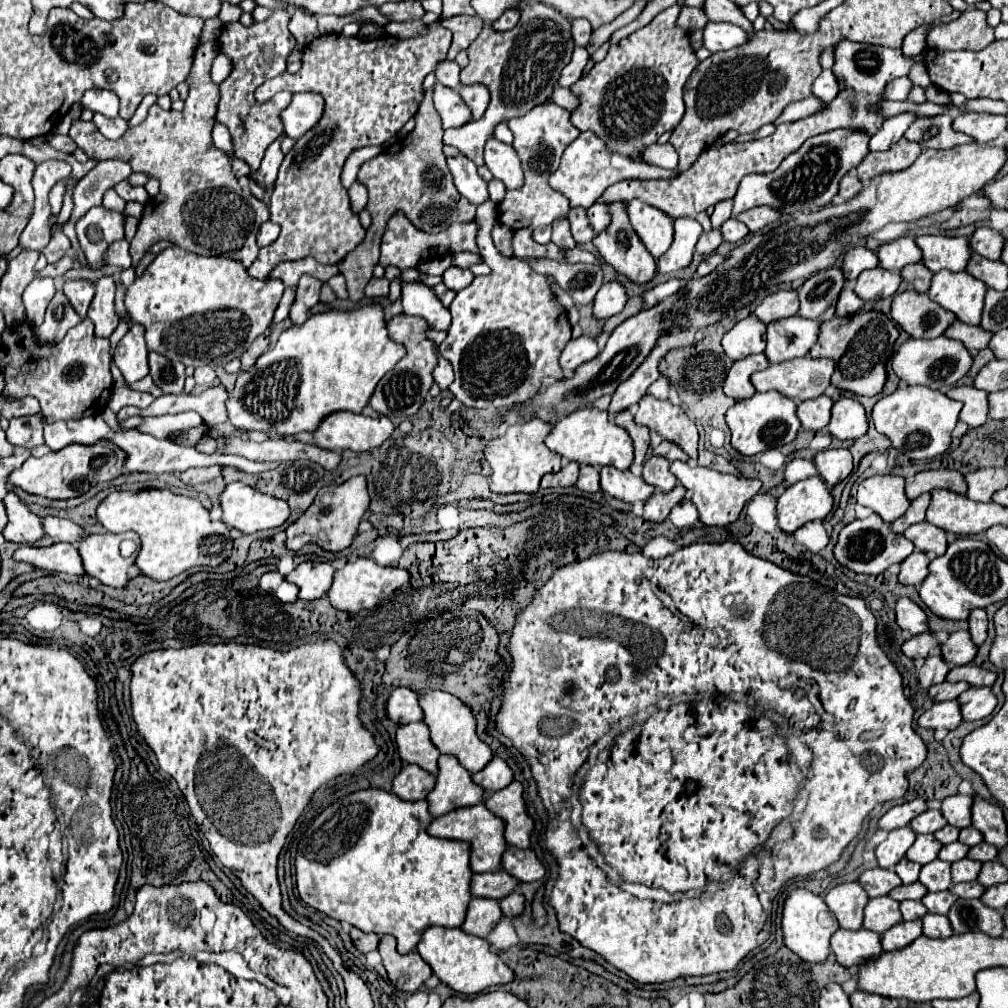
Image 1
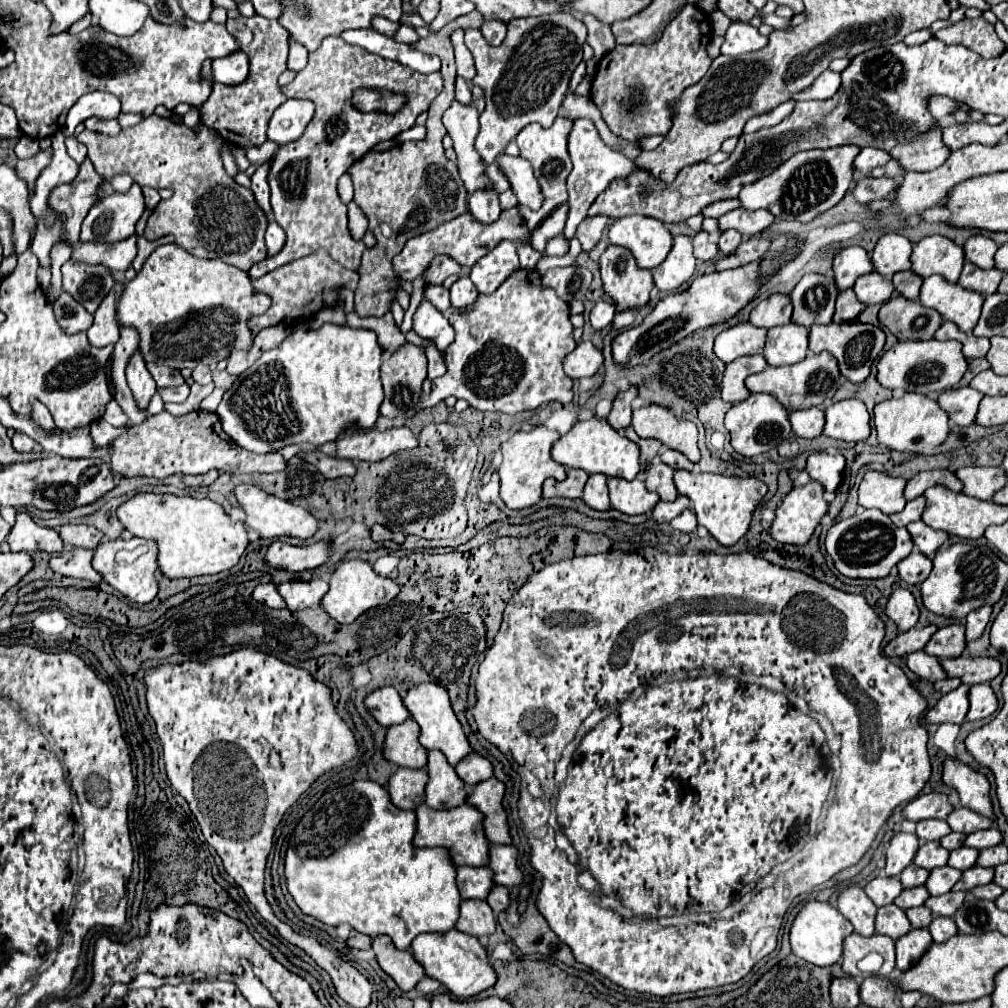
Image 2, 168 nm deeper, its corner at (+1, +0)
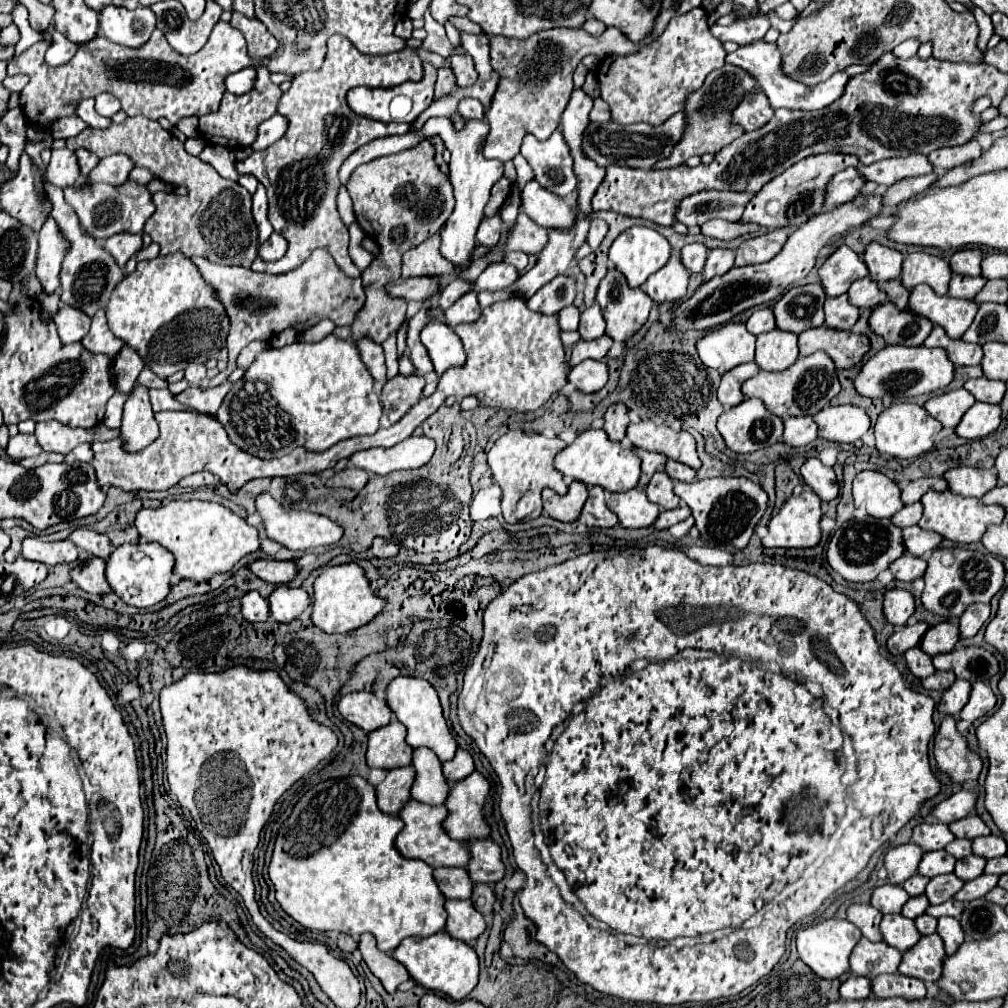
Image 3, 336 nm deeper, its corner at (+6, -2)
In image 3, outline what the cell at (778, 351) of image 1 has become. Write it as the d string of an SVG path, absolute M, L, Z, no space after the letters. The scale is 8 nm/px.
M768 331L758 335L756 363L764 371L784 371L798 359L798 335L790 331Z

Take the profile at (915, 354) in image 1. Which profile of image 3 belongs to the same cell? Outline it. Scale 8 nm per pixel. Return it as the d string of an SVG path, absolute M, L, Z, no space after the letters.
M924 345L884 347L874 357L870 357L862 365L862 369L854 375L854 389L862 397L872 397L872 399L882 399L884 395L908 399L936 389L944 389L952 381L952 377L954 377L954 365L946 357L944 349L928 349Z

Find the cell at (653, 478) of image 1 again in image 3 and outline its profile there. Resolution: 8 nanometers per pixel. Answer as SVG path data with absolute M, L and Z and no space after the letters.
M660 469L652 477L652 481L646 487L646 495L648 495L648 499L652 503L656 503L656 505L660 505L664 509L674 509L674 507L680 505L680 499L672 491L672 479L666 477L664 469Z

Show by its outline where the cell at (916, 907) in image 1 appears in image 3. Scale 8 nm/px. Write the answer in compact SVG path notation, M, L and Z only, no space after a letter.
M920 915L920 917L916 917L914 919L914 923L916 923L916 927L918 927L918 931L922 933L922 935L932 935L932 933L936 933L936 925L938 925L938 919L934 919L934 917L930 917L930 915Z

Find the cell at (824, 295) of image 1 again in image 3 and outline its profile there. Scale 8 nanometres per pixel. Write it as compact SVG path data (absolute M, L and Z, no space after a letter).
M818 283L792 287L772 307L776 327L792 333L802 333L806 329L820 327L824 323L824 311L822 311L824 299L826 293Z

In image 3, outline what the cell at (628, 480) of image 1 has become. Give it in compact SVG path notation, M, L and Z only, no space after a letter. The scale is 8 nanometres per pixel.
M630 489L626 493L610 493L608 495L608 509L618 515L620 525L628 529L650 527L662 509L648 501L644 489Z

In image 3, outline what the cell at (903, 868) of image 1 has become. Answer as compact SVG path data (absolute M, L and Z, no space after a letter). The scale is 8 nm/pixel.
M916 873L916 875L912 875L902 887L906 889L906 893L910 895L910 897L918 897L918 895L922 895L924 893L924 889L926 889L926 885L928 885L928 877L922 877L920 873Z

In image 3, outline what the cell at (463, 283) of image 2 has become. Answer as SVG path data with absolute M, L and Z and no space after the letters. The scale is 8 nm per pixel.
M468 291L466 295L462 295L448 311L446 311L446 325L448 327L456 327L460 323L474 323L478 319L478 315L482 315L482 309L478 305L476 293Z

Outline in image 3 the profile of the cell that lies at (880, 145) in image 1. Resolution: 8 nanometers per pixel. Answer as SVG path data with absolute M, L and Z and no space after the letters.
M848 167L836 173L830 179L830 185L826 185L824 207L834 207L834 205L842 205L844 201L852 201L864 183L866 181L858 175L856 167Z

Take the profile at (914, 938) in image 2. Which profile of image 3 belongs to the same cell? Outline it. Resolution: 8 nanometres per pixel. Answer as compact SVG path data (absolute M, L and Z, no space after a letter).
M938 933L926 935L902 955L898 971L902 975L910 975L926 983L938 981L942 977L942 959L946 959L942 937Z

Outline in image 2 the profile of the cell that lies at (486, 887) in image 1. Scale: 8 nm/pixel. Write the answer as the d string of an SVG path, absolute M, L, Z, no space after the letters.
M457 867L457 887L463 899L485 899L493 887L491 867Z

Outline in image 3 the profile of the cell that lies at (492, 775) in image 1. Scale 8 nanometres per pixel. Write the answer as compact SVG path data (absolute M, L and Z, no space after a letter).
M458 749L454 759L442 763L442 771L444 771L444 777L446 777L446 781L450 785L460 781L460 779L464 779L464 777L468 777L474 771L472 755L468 751L464 751L464 749Z

